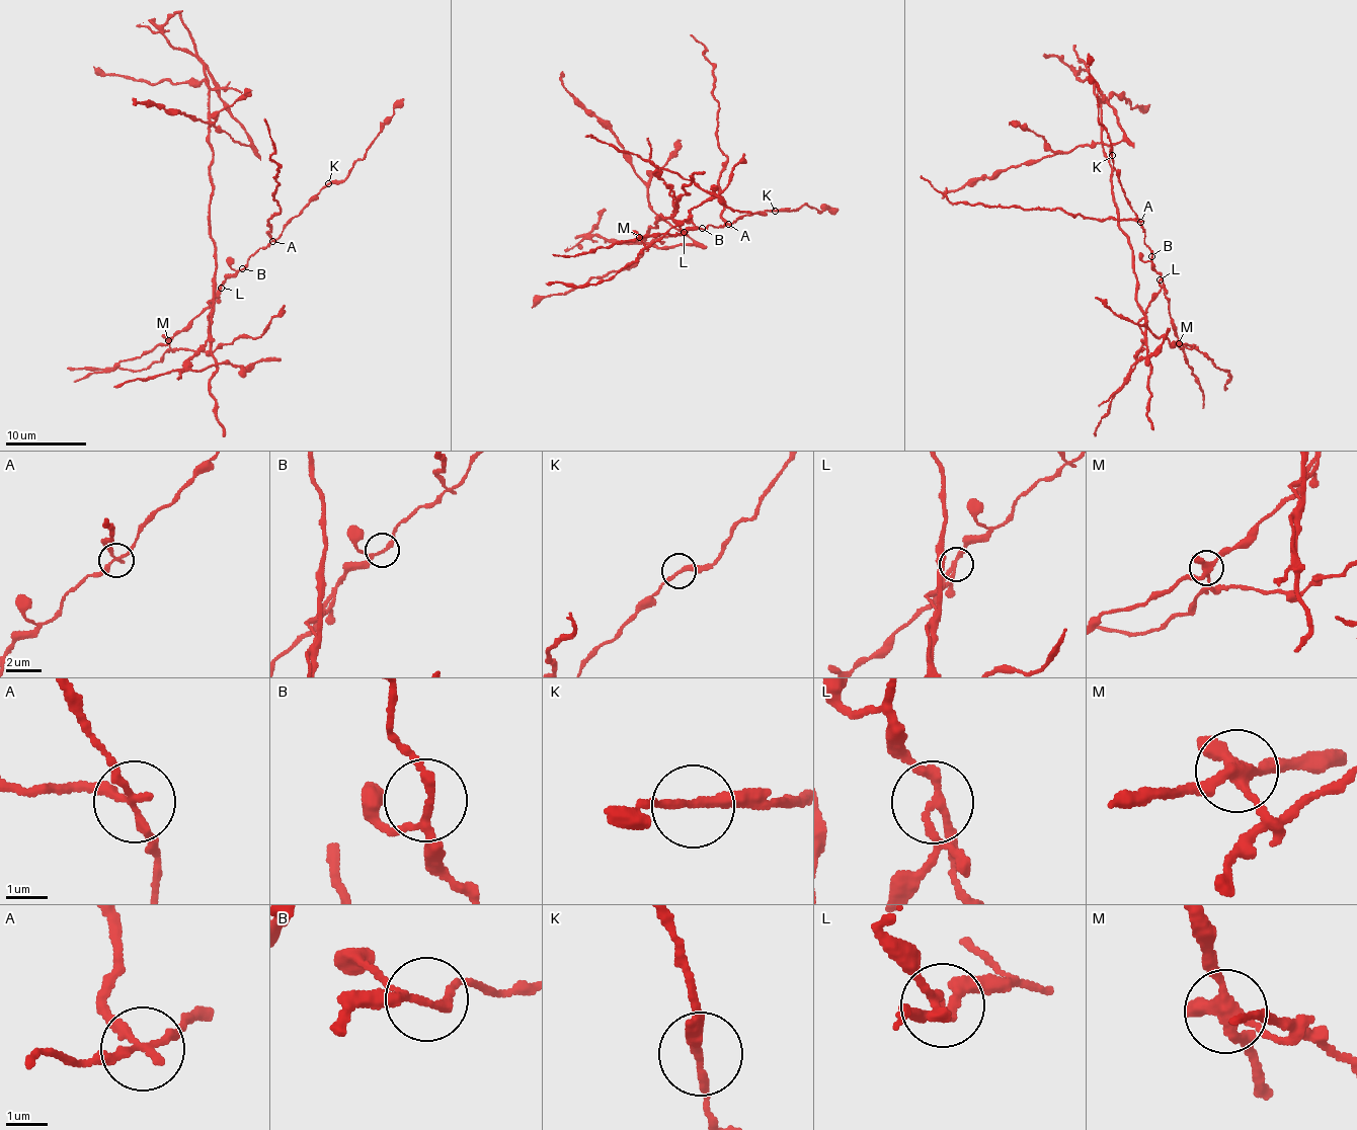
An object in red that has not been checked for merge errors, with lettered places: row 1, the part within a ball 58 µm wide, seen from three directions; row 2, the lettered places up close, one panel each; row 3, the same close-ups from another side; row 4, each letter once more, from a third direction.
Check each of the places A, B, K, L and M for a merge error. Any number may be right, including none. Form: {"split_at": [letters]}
{"split_at": ["A", "L", "M"]}

